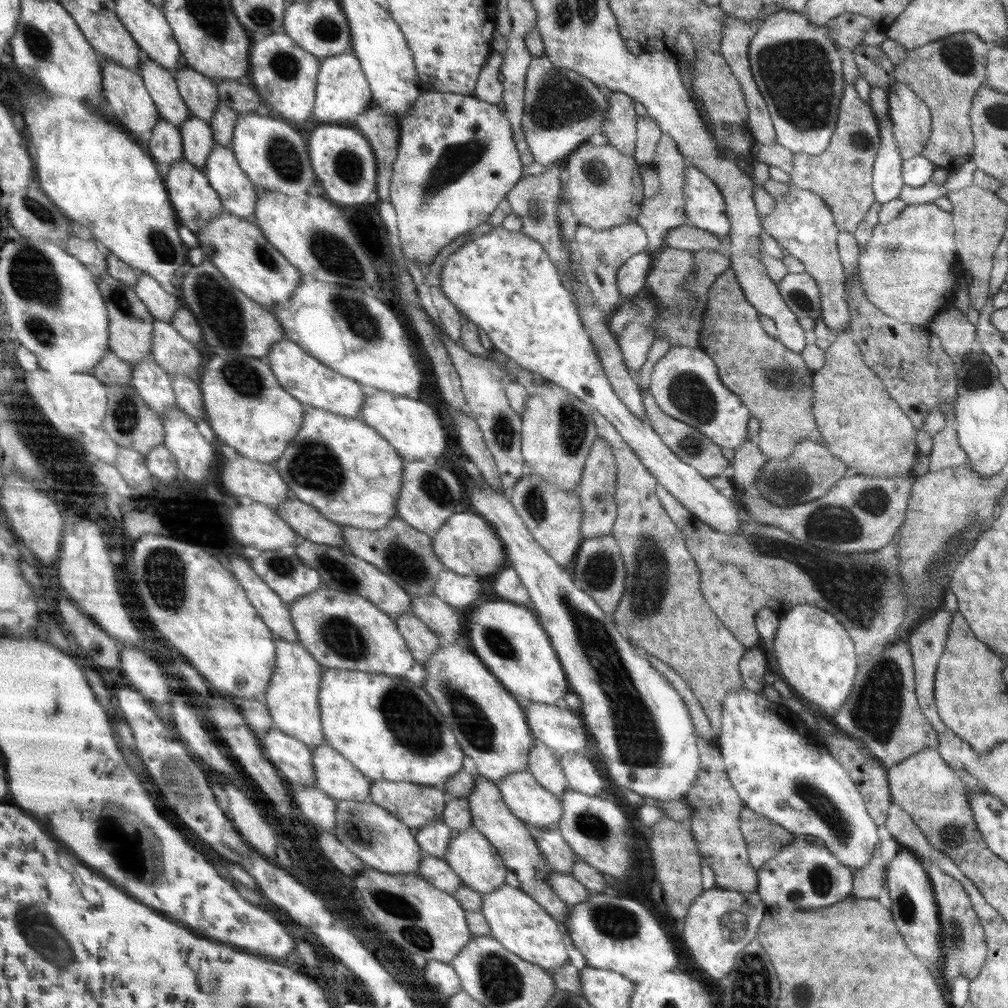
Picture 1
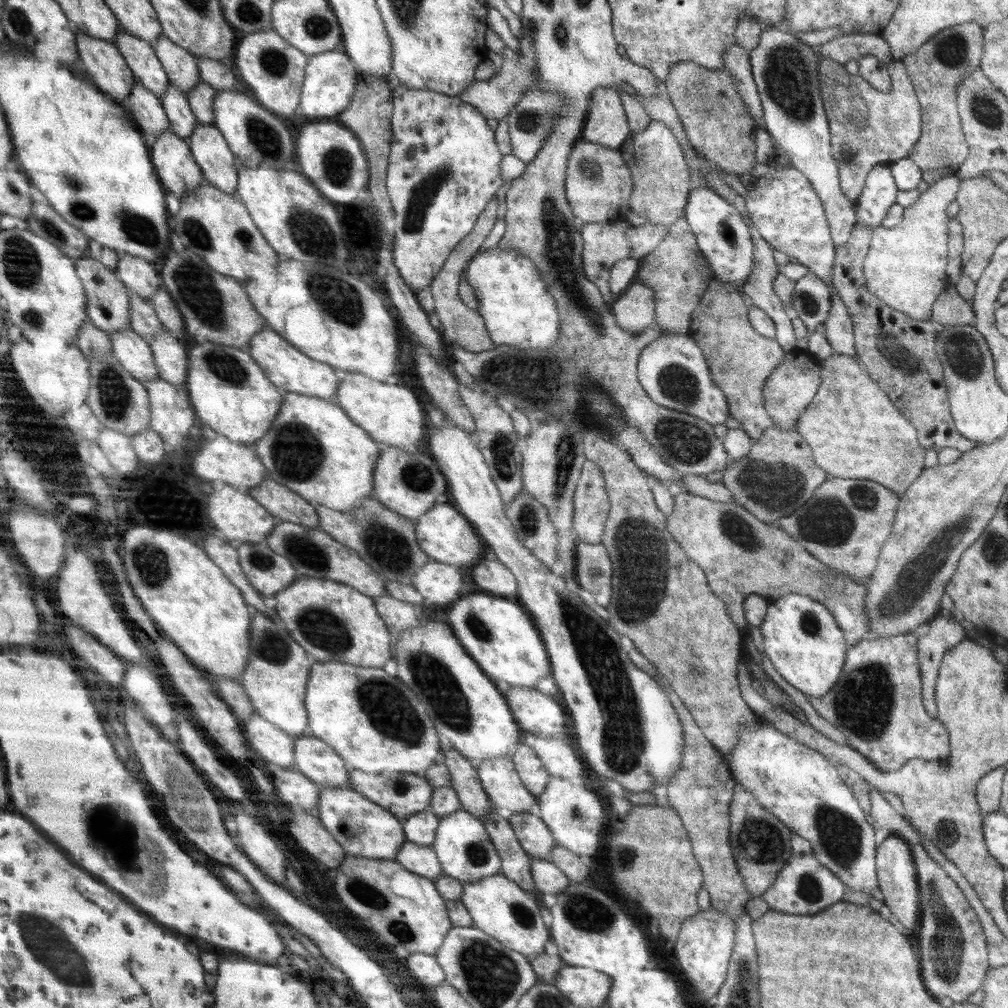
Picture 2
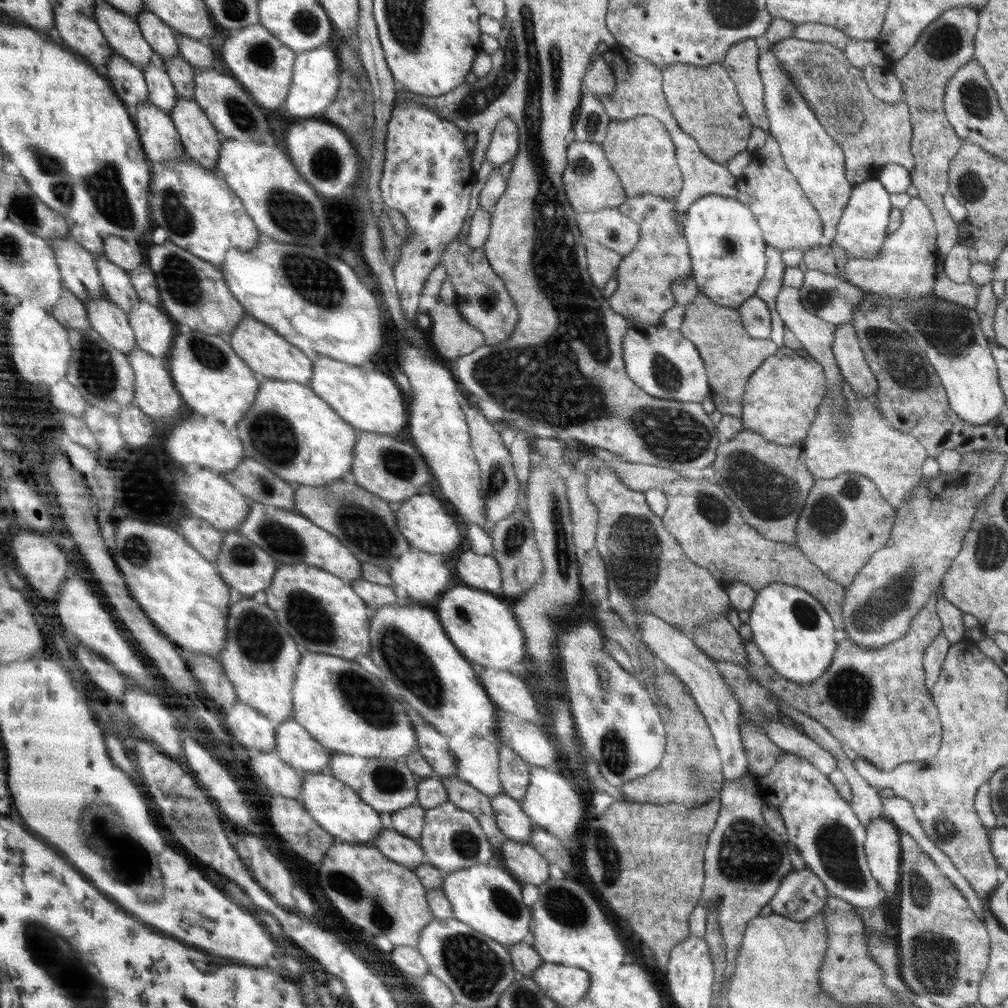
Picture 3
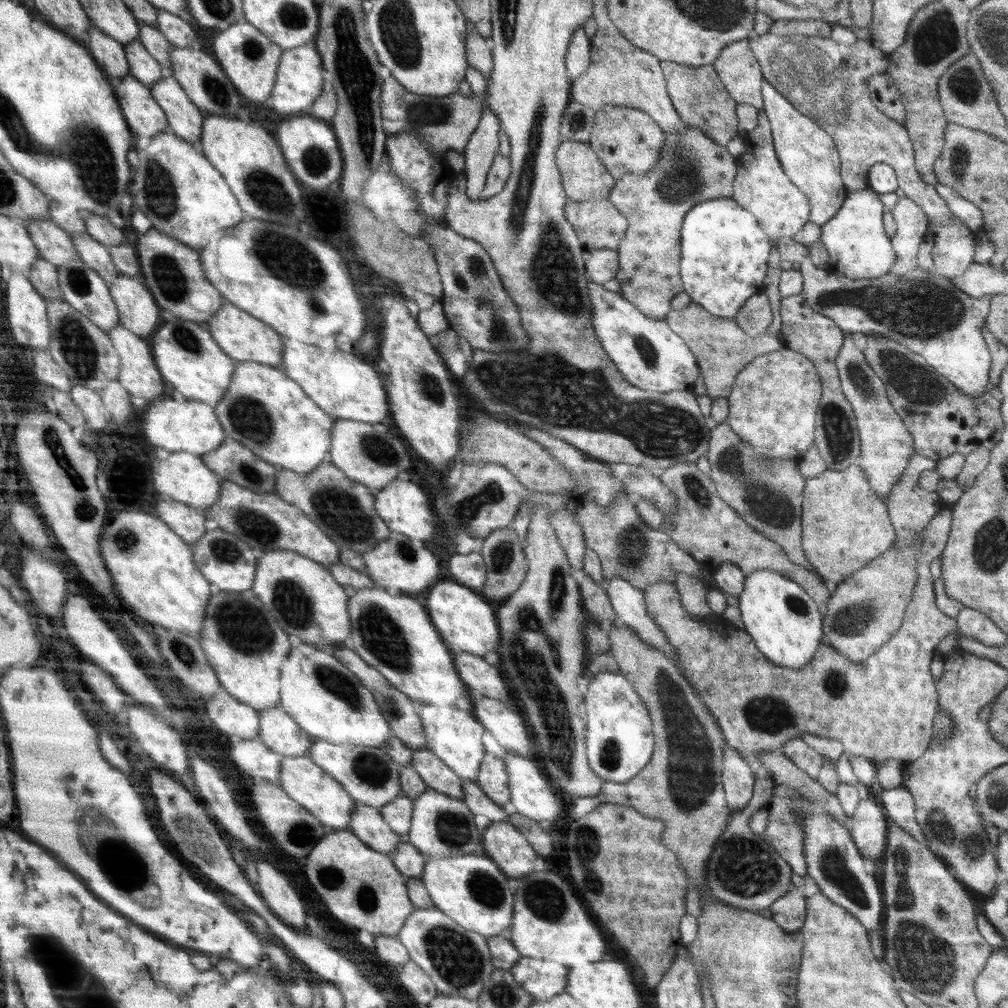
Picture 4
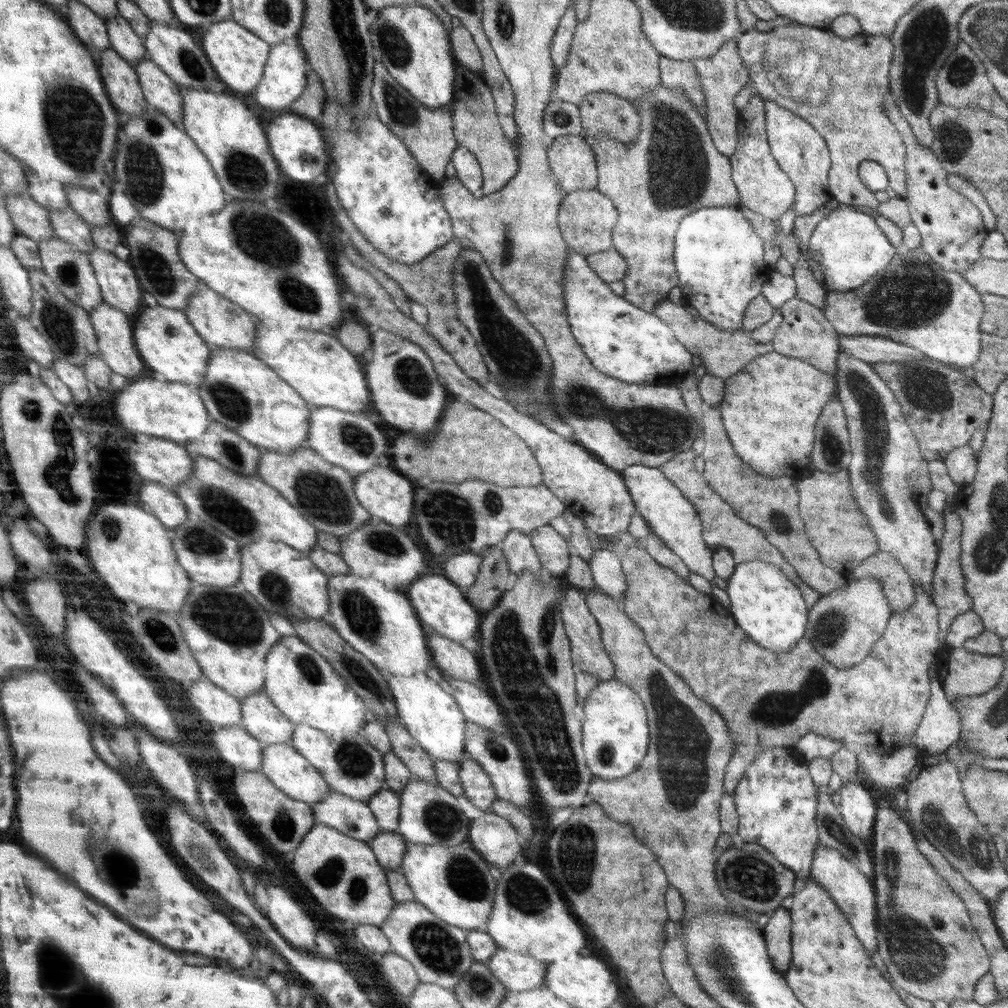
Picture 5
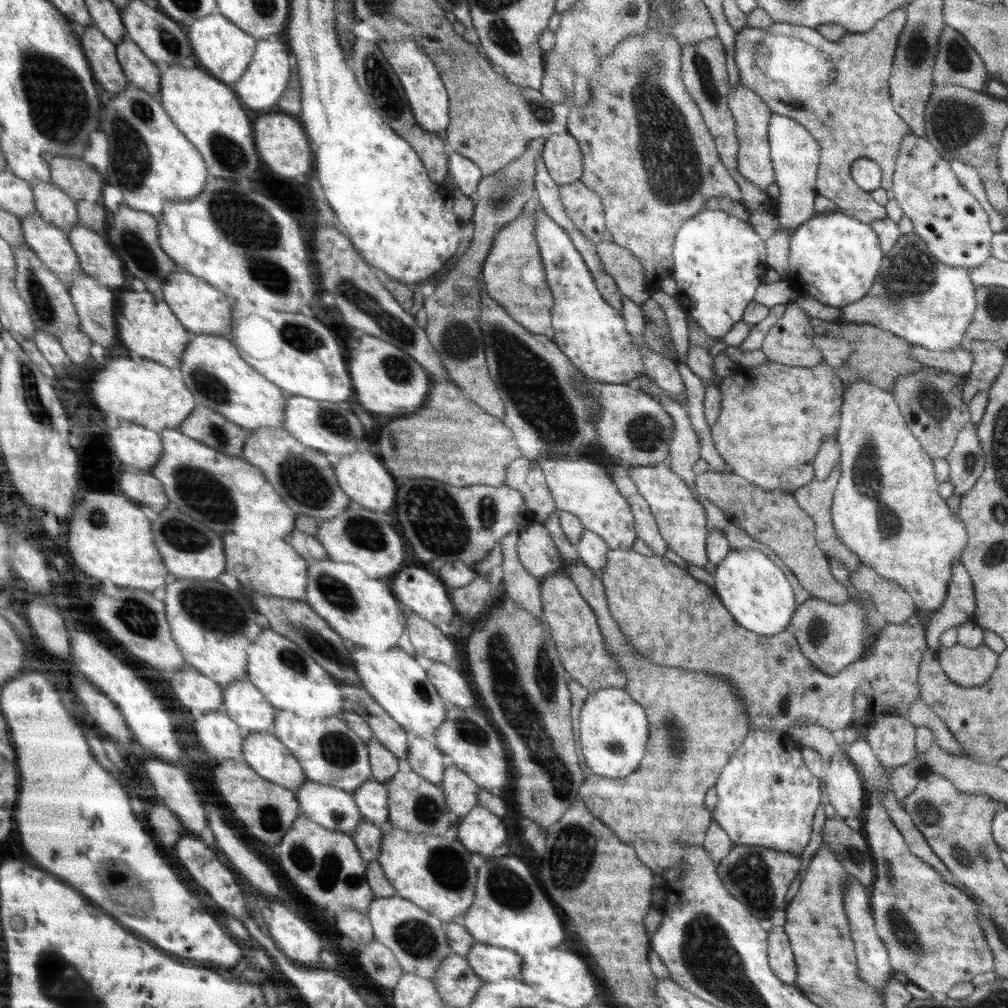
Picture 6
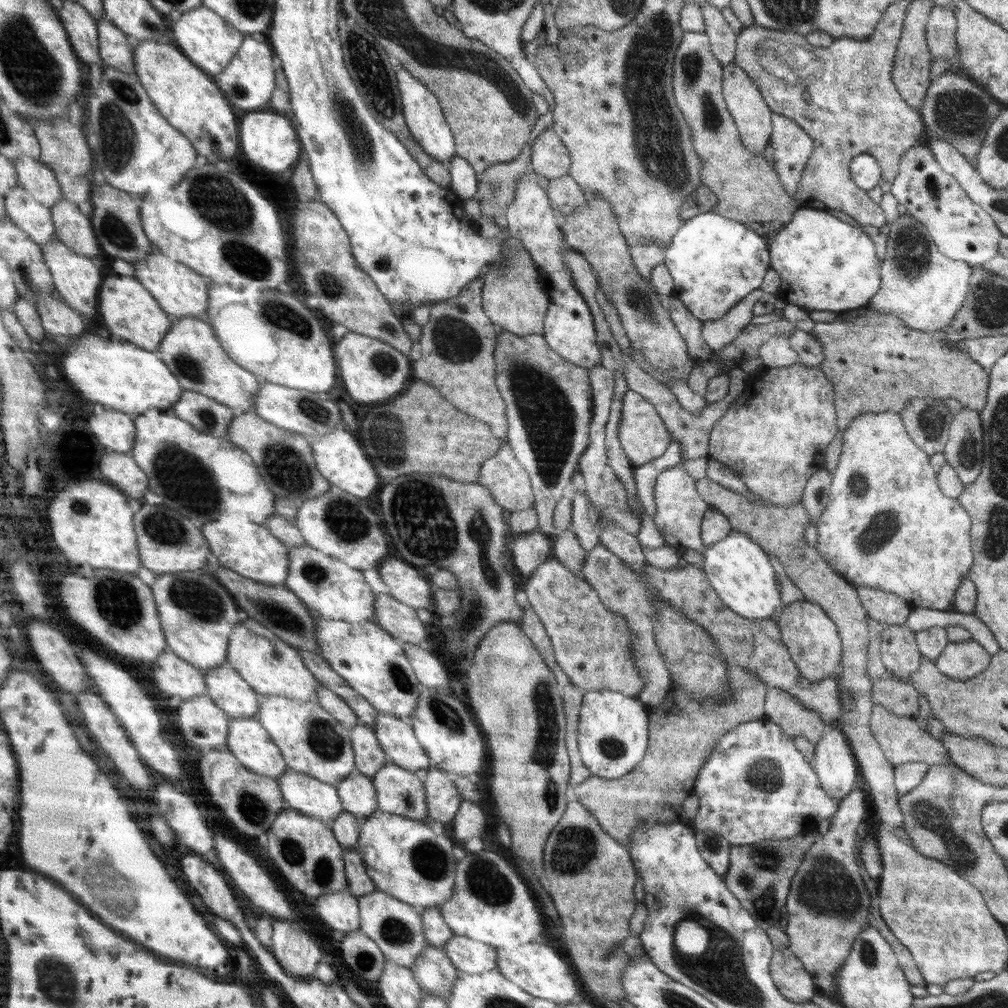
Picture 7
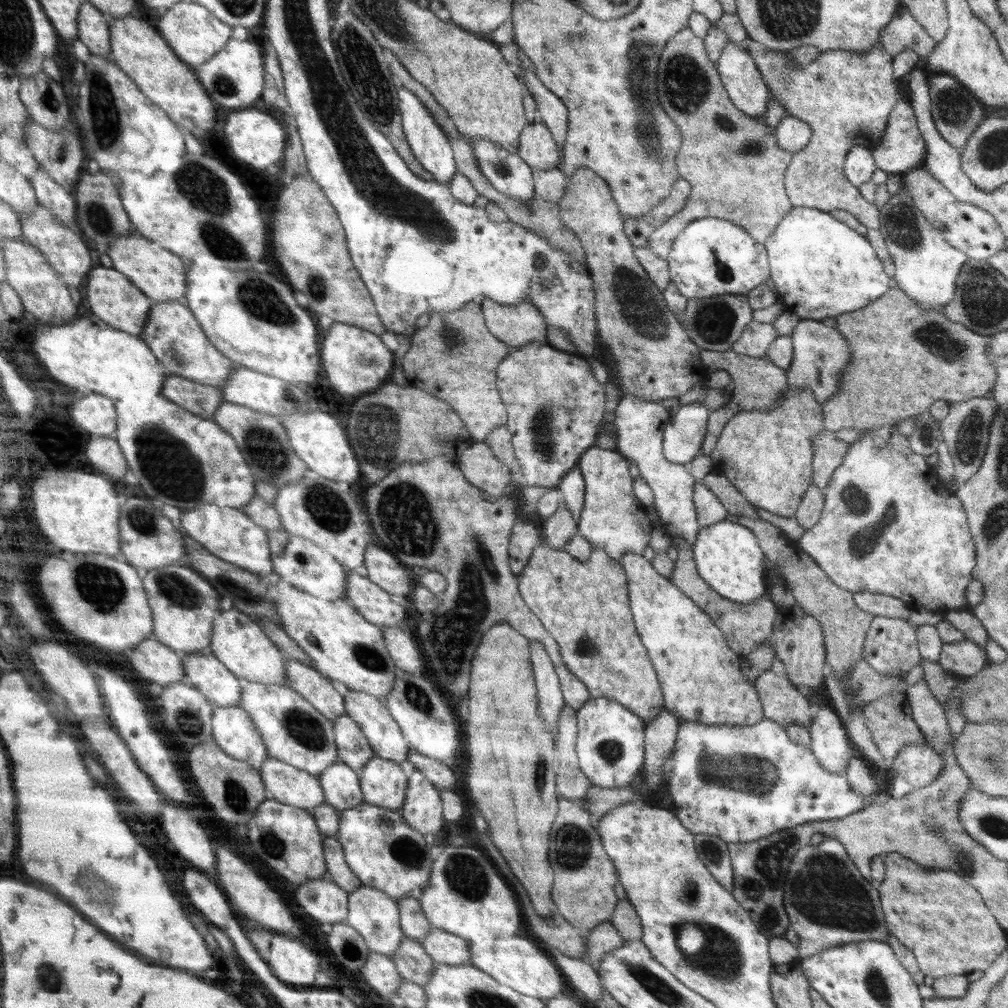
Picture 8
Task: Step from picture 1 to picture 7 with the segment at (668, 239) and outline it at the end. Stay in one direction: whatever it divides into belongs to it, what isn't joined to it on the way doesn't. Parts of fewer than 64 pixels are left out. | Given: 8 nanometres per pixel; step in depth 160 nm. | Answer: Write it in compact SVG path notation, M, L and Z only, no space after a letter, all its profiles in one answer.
M569 174L548 181L546 194L557 215L566 216L572 209L586 203L586 194Z

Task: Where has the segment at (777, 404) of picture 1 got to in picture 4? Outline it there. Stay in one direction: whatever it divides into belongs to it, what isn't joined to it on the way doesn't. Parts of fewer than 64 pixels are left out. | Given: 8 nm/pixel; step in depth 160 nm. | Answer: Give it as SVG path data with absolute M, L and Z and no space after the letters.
M691 302L682 310L670 310L664 321L685 343L695 356L708 396L728 397L738 373L757 356L778 350L782 344L777 337L748 336L732 318L718 318L704 310L703 306Z

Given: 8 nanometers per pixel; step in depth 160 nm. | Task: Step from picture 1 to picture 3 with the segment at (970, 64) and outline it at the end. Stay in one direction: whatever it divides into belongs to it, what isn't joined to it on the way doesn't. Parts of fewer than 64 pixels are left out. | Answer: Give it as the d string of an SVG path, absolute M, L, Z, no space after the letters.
M957 6L931 22L917 38L914 46L894 66L894 74L900 79L903 96L909 104L913 137L911 153L914 168L910 172L912 185L918 189L918 198L928 206L934 226L936 226L936 254L946 259L948 251L959 243L956 222L948 214L942 198L949 193L948 171L950 163L961 147L961 139L948 122L944 110L944 93L947 82L956 71L973 60L974 39L979 25L978 11L971 6Z

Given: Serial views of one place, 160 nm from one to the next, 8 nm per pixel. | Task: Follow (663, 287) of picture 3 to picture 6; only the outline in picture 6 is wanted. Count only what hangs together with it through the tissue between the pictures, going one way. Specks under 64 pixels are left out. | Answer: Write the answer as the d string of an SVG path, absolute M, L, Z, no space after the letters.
M650 4L645 31L625 38L611 54L601 56L601 68L588 78L591 103L586 108L570 105L567 120L566 132L578 141L582 155L580 182L602 202L609 241L630 250L644 267L649 292L659 288L663 278L672 276L673 245L684 220L702 210L710 198L727 197L742 203L742 194L717 153L698 105L682 82L681 56L682 45L659 30L657 12Z

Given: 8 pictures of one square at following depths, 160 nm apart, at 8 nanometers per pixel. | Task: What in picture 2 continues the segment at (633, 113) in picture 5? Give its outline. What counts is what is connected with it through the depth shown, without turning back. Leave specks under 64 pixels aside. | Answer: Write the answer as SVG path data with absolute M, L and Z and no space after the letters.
M651 120L641 132L631 132L618 148L627 162L632 180L630 210L654 225L672 225L685 217L691 192L689 166L683 148L674 133L663 122Z

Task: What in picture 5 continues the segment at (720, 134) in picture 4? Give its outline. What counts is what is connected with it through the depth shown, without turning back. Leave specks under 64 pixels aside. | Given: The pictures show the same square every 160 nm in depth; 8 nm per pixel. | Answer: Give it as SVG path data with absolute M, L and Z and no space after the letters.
M661 57L659 60L661 84L666 88L681 88L692 101L698 114L707 120L706 99L699 72L690 61Z

